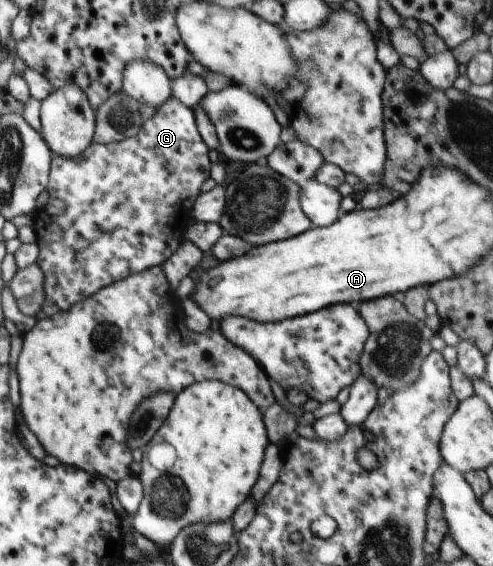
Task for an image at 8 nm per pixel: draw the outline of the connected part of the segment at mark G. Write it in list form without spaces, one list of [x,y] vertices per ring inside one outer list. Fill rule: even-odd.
[[[175,97],[166,100],[157,110],[153,117],[141,125],[139,132],[134,137],[123,139],[119,142],[109,144],[99,144],[92,142],[87,150],[84,150],[75,158],[53,158],[50,162],[50,175],[48,178],[49,193],[48,203],[44,210],[33,212],[33,226],[36,232],[36,243],[39,247],[37,264],[43,271],[46,292],[48,300],[43,301],[42,307],[37,314],[36,319],[49,318],[57,313],[69,310],[77,302],[81,302],[84,298],[90,297],[93,292],[97,292],[103,286],[109,286],[111,282],[117,282],[140,272],[149,270],[151,267],[162,266],[162,264],[177,252],[183,240],[188,227],[193,223],[192,206],[195,199],[202,192],[202,184],[210,177],[209,160],[210,148],[203,142],[199,134],[194,110],[186,107],[182,102],[179,102]]]

